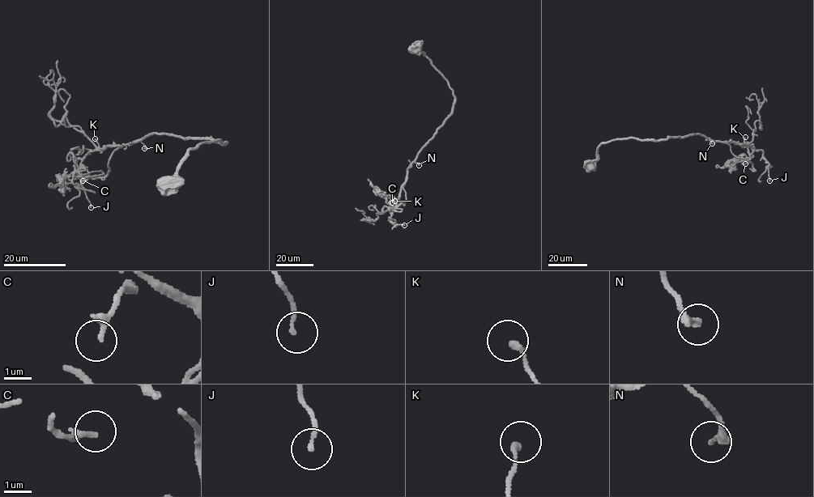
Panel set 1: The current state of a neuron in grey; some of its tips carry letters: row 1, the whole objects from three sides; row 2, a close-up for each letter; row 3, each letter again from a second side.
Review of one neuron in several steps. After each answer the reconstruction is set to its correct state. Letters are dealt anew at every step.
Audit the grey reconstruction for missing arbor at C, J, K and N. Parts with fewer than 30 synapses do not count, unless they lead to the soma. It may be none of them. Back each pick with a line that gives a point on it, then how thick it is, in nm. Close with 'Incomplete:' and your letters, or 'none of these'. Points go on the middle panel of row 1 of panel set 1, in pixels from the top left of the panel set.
Incomplete: none of these

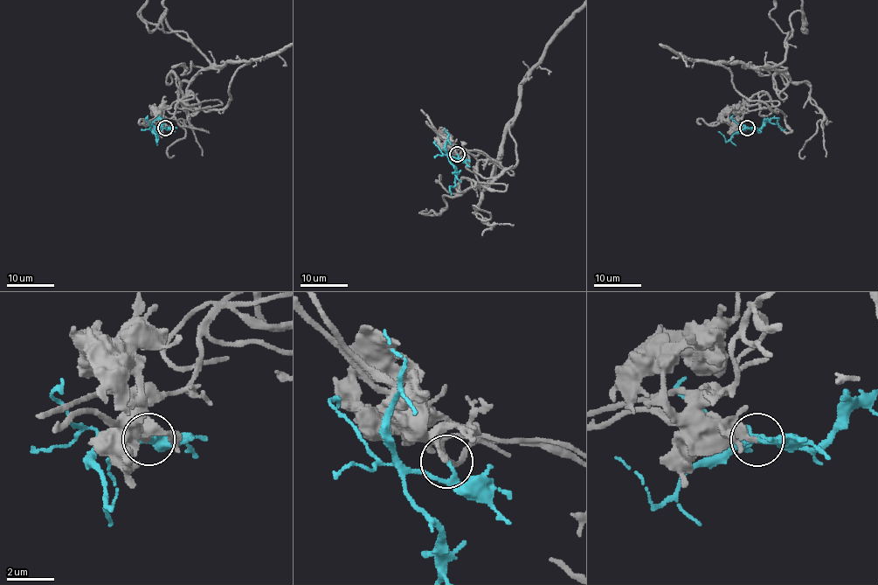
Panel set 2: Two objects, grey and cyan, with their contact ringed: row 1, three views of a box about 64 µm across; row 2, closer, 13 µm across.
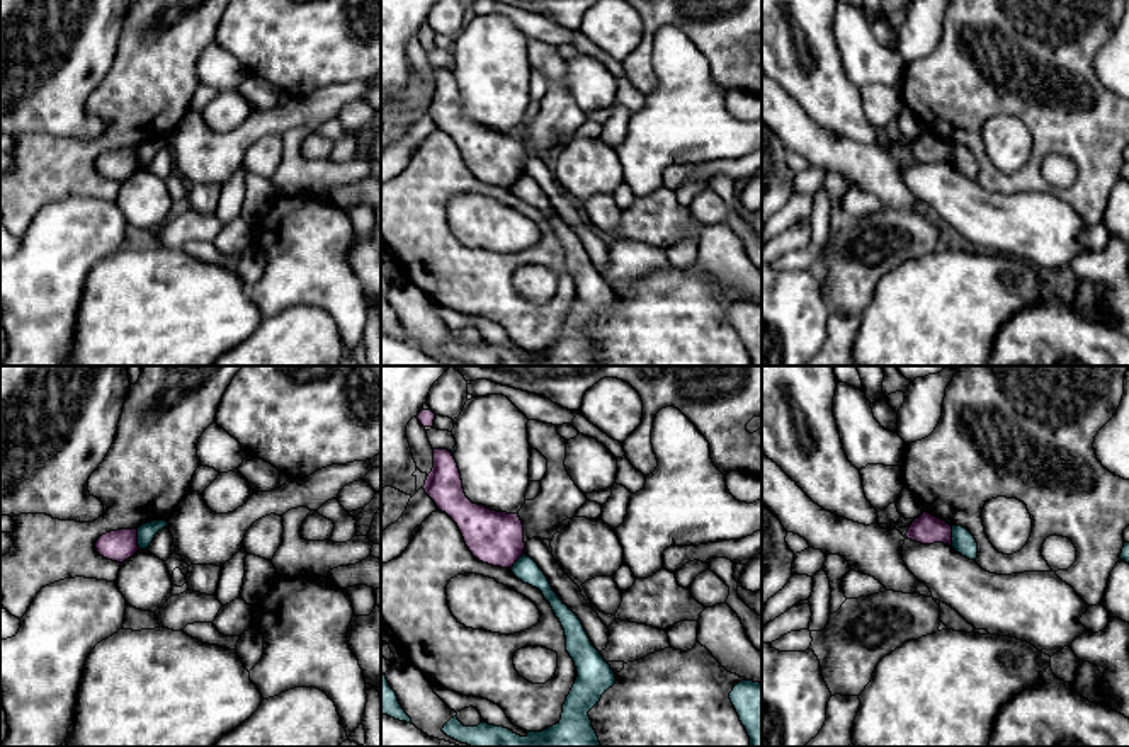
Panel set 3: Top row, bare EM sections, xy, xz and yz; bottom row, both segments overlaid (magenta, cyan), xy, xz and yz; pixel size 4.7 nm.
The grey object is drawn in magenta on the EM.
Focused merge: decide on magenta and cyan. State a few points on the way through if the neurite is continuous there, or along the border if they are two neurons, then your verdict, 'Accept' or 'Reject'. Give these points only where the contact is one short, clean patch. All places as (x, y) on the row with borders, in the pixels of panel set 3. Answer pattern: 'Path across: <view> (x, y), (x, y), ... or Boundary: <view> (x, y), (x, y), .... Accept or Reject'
Boundary: xy (136, 530), (136, 545), (140, 548). Reject

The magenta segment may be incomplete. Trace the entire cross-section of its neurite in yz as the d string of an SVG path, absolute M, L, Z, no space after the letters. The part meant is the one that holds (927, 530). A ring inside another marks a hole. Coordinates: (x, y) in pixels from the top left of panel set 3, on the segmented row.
M923 512L911 522L906 538L922 545L944 543L952 546L952 526L928 512Z

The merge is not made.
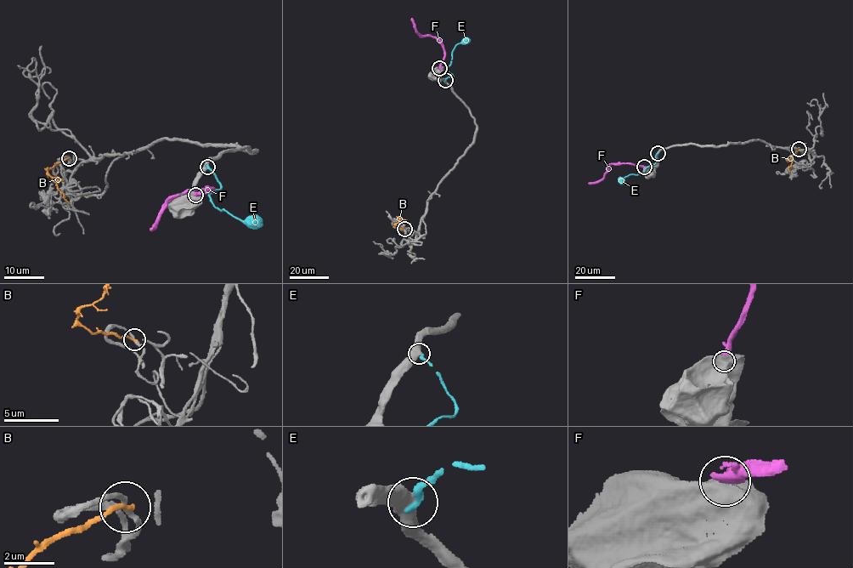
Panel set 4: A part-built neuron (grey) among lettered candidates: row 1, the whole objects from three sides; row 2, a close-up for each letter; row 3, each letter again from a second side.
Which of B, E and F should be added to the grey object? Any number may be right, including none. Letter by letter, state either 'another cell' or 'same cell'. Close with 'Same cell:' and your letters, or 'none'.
B: another cell
E: another cell
F: another cell
Same cell: none

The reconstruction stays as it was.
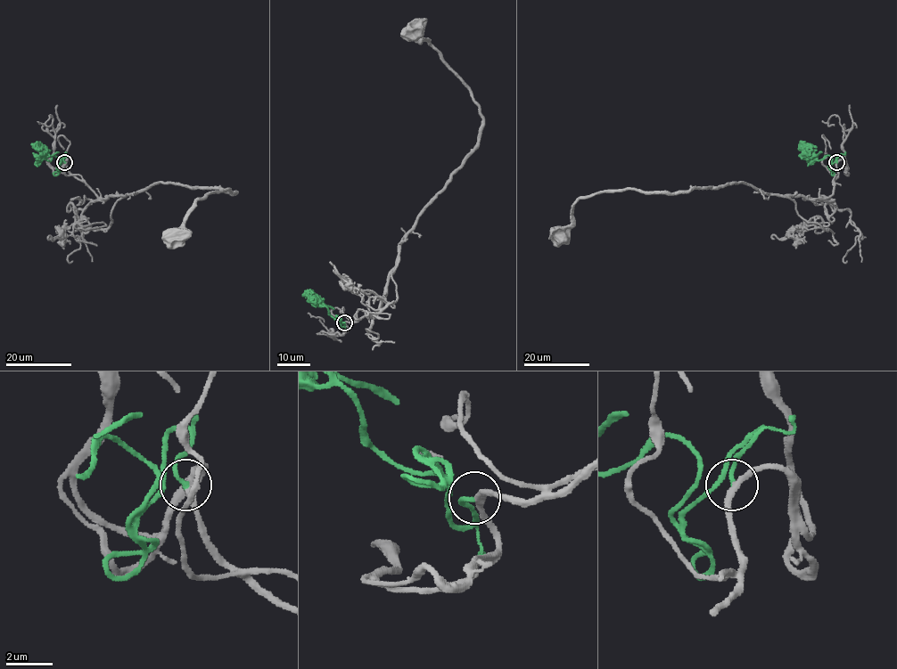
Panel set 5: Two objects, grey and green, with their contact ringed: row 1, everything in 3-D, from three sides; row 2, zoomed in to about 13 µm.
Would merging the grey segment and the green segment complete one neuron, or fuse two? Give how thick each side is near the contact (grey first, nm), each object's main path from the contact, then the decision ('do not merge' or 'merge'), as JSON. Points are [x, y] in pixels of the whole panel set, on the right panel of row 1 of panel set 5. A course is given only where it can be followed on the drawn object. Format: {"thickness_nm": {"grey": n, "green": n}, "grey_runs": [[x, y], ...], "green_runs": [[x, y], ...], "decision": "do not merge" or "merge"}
{"thickness_nm": {"grey": 260, "green": 200}, "grey_runs": [[836, 162], [828, 197], [769, 194], [742, 182], [670, 193], [604, 190], [574, 205], [571, 224], [562, 235]], "green_runs": [[836, 162], [833, 163], [829, 155], [818, 160], [810, 157], [802, 143]], "decision": "merge"}

